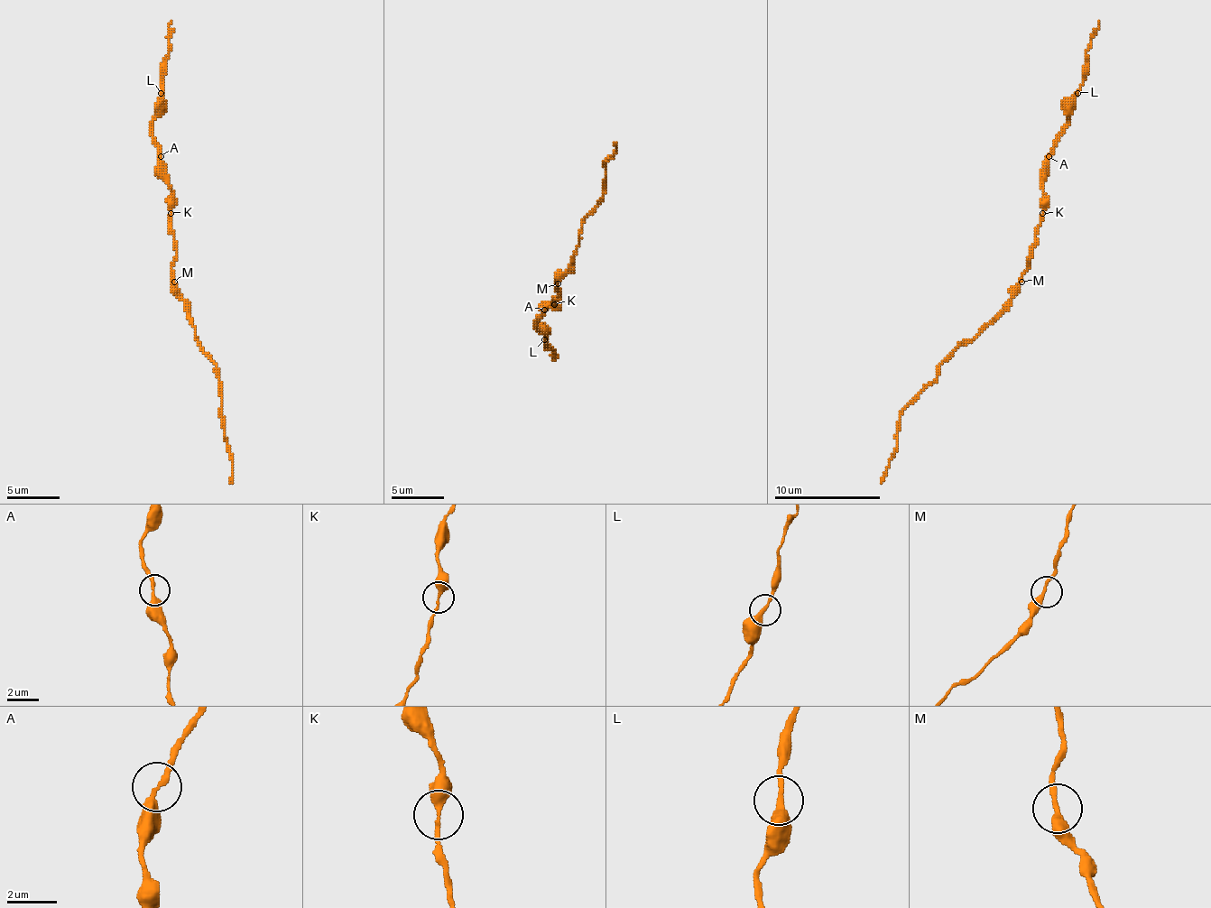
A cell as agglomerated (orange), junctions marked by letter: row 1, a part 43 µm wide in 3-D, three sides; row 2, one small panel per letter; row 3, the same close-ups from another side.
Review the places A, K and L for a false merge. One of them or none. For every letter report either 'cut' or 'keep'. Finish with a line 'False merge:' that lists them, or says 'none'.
A: keep
K: keep
L: keep
False merge: none

